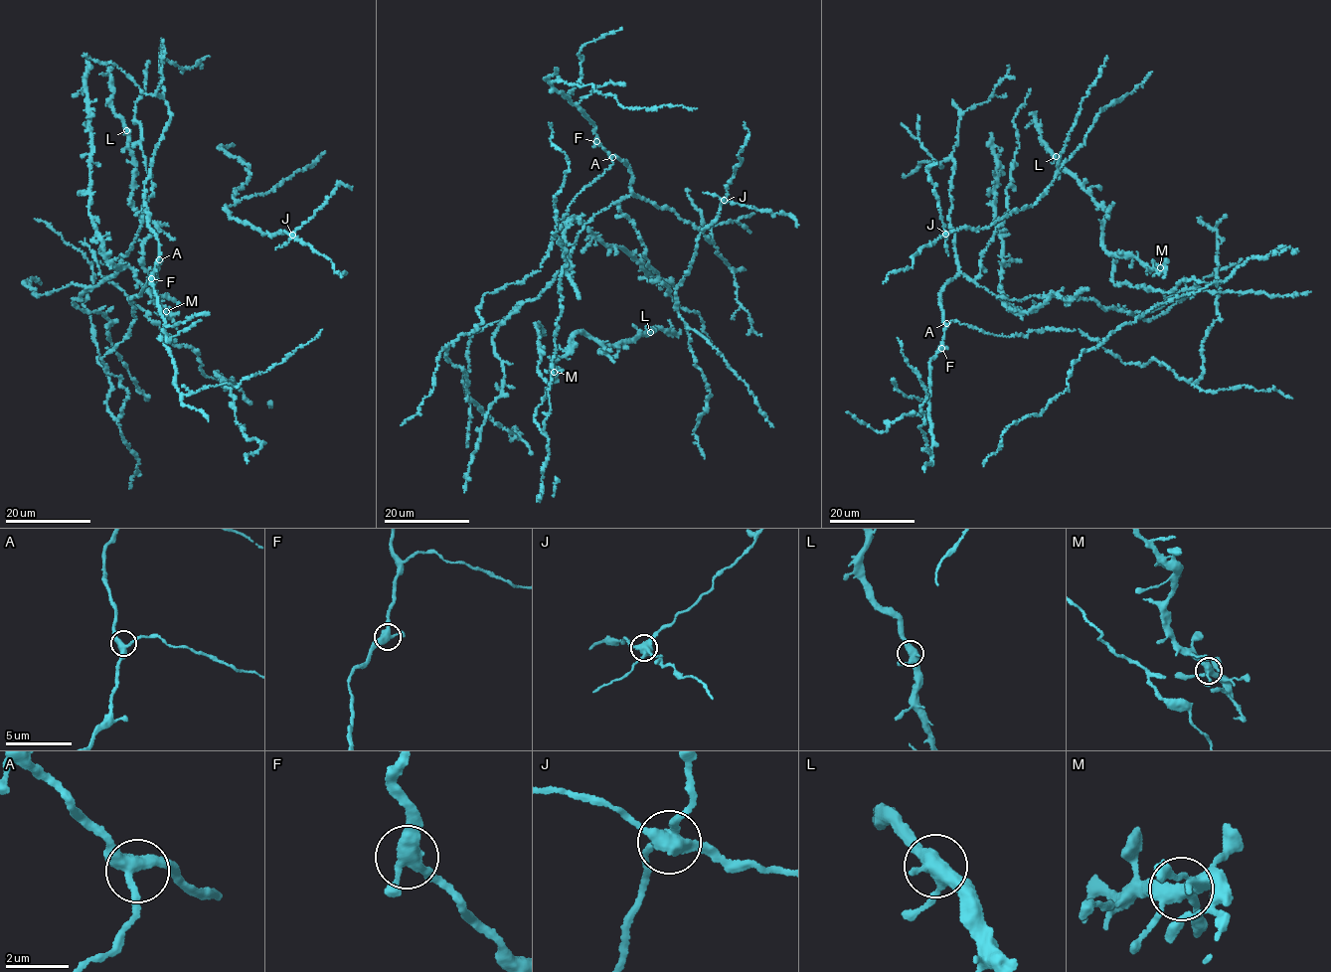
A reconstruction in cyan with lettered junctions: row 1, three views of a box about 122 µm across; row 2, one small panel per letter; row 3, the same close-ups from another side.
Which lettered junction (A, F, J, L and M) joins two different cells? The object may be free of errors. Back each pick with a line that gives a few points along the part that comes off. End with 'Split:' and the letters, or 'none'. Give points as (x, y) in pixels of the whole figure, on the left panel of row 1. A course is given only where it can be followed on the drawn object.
J: (292, 235), (318, 211), (337, 186), (348, 186), (353, 190)
Split: J

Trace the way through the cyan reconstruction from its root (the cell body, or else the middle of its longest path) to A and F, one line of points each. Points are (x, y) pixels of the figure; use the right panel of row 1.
A: (943, 335), (946, 323)
F: (943, 335), (941, 348)

